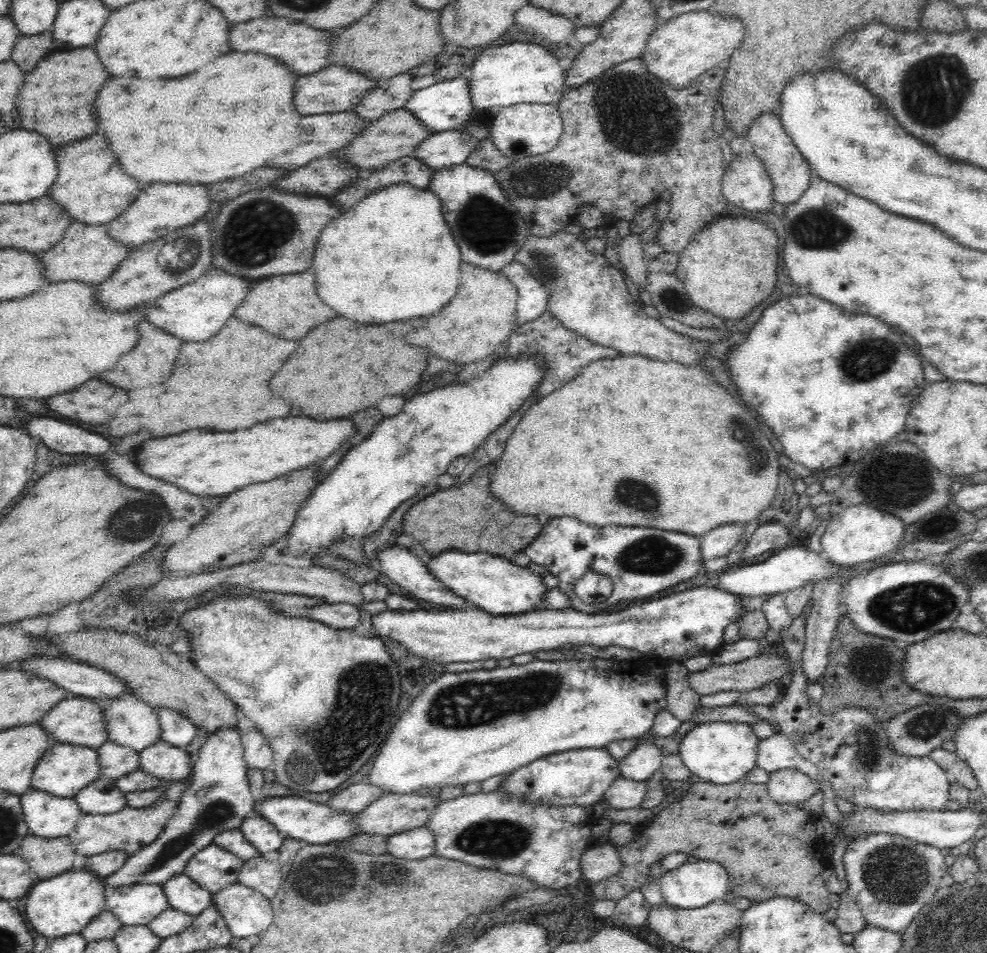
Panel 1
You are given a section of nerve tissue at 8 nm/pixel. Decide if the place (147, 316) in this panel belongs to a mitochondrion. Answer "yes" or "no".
no

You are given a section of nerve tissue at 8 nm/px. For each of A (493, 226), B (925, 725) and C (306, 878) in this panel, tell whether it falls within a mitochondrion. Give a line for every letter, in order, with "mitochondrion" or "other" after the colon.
A: mitochondrion
B: mitochondrion
C: mitochondrion

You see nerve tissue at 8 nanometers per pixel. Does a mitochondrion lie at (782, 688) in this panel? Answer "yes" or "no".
no

